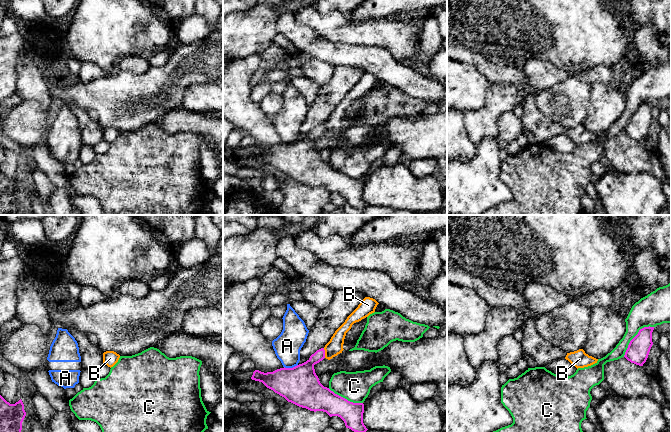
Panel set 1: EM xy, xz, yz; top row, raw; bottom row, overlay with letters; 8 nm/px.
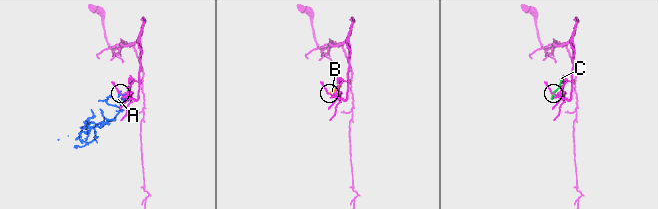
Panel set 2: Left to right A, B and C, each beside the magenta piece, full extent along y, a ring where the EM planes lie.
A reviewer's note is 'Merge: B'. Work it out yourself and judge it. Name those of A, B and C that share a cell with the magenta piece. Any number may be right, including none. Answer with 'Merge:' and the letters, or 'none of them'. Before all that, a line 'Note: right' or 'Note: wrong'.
Note: wrong
Merge: none of them

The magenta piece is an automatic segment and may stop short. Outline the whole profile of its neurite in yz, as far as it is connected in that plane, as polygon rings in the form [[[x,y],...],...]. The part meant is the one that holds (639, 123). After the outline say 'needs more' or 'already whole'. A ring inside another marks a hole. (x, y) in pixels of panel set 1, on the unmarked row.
[[[644,103],[640,105],[638,110],[630,117],[624,131],[628,137],[636,141],[643,142],[653,121],[653,106],[654,103]]]; already whole

